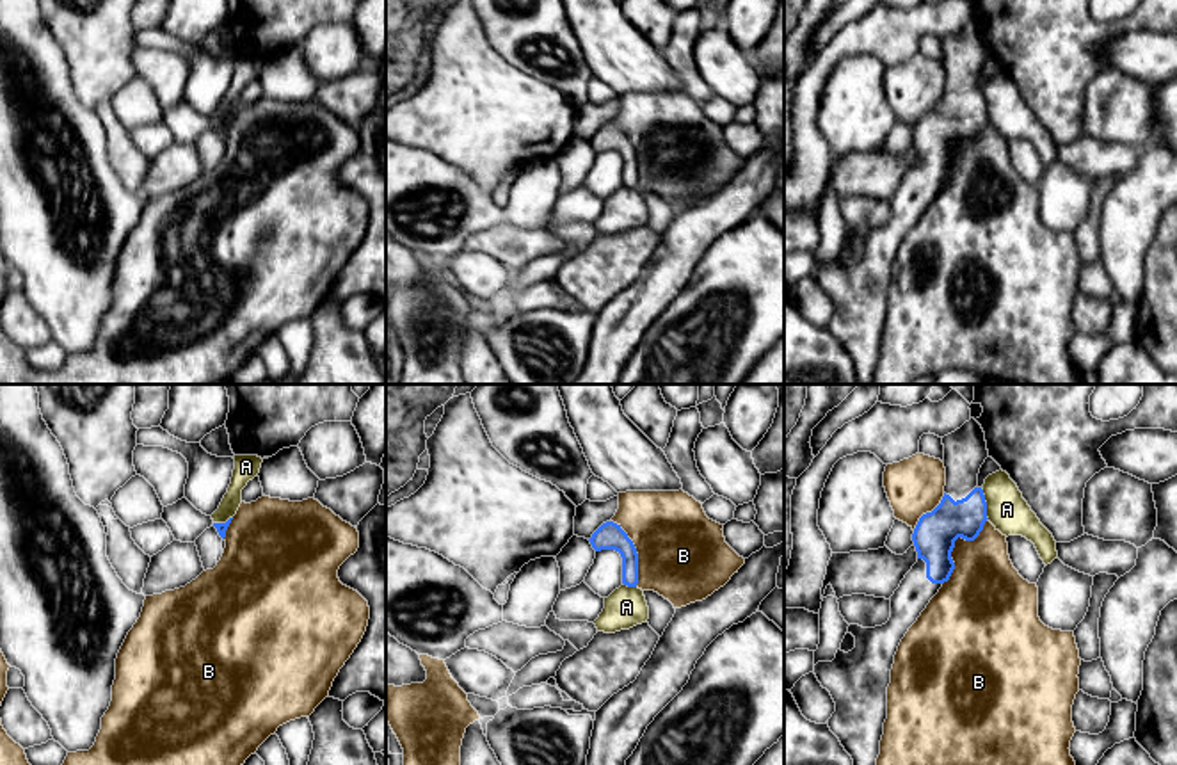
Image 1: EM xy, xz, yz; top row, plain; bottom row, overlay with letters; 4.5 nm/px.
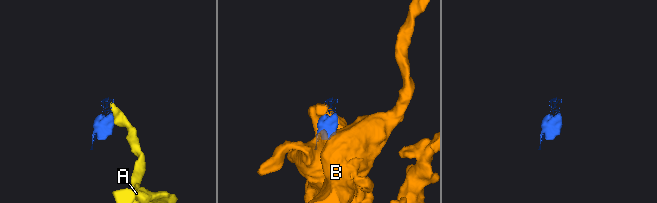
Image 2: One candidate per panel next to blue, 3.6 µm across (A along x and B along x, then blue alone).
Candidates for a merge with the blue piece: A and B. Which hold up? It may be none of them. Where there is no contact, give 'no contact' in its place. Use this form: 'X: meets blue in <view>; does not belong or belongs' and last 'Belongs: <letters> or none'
A: meets blue in yz; does not belong
B: meets blue in yz; does not belong
Belongs: none

